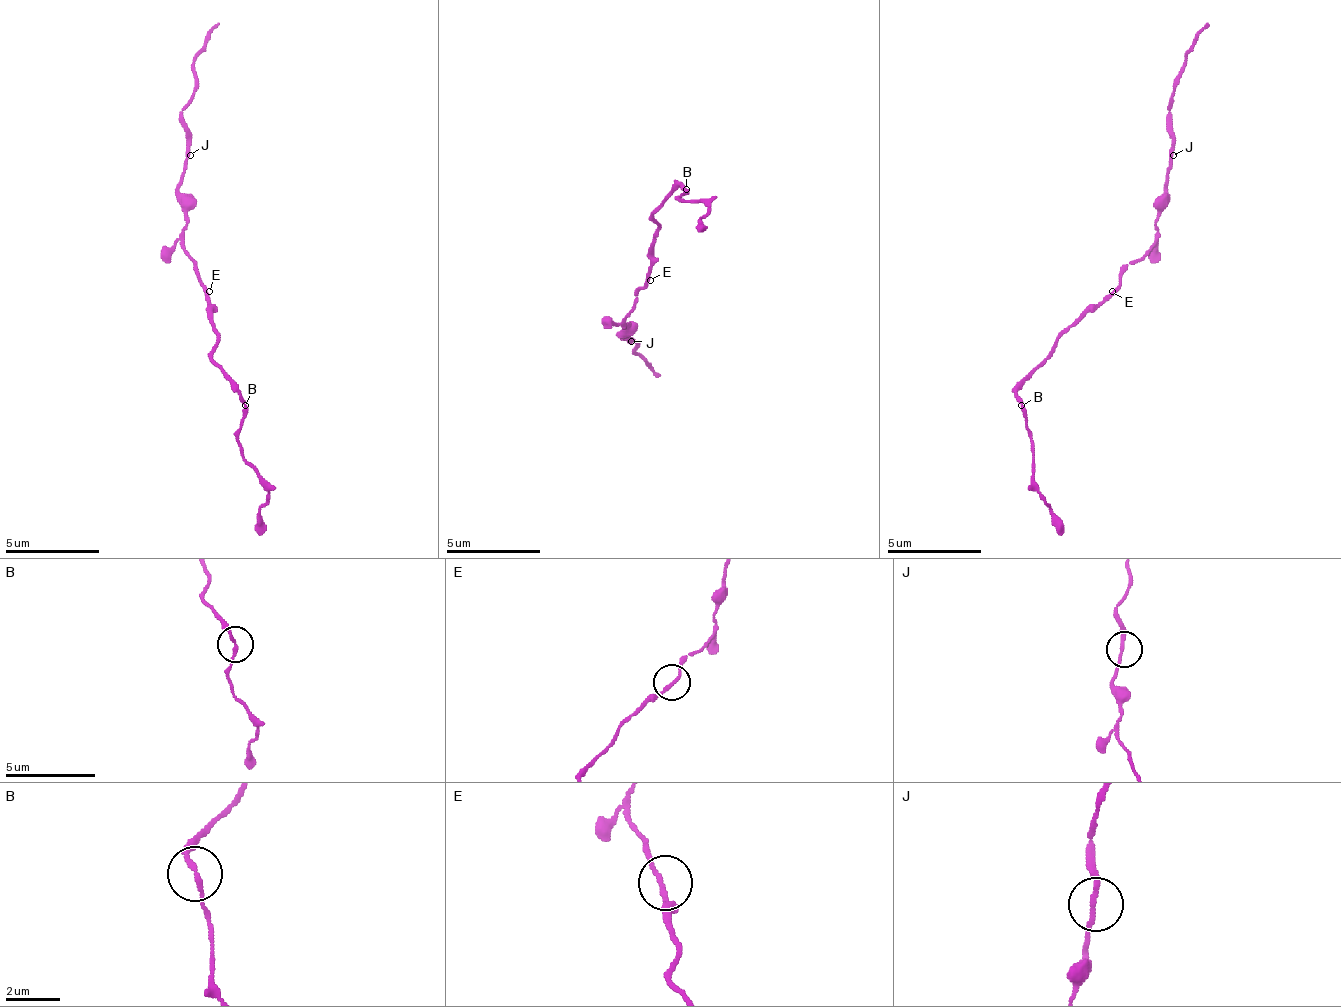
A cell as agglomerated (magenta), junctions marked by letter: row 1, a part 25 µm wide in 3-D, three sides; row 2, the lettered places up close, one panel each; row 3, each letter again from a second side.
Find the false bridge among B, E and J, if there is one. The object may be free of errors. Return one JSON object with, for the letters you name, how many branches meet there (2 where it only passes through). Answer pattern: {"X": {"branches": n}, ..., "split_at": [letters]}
{"split_at": []}

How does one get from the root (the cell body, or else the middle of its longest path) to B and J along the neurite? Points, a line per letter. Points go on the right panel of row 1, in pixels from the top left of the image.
B: (1112, 291), (1102, 296), (1055, 343), (1046, 362), (1022, 385), (1018, 395), (1022, 404)
J: (1112, 291), (1121, 282), (1121, 273), (1135, 263), (1159, 235), (1159, 197), (1173, 155)

